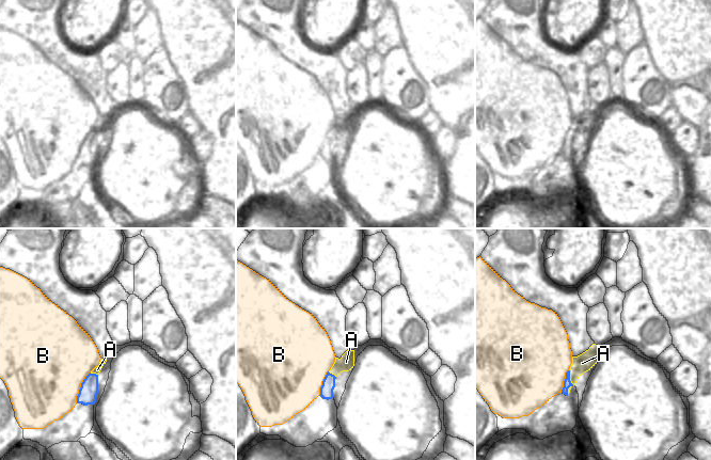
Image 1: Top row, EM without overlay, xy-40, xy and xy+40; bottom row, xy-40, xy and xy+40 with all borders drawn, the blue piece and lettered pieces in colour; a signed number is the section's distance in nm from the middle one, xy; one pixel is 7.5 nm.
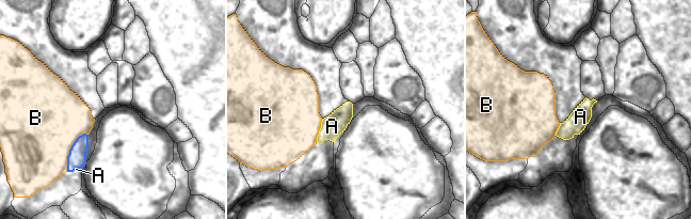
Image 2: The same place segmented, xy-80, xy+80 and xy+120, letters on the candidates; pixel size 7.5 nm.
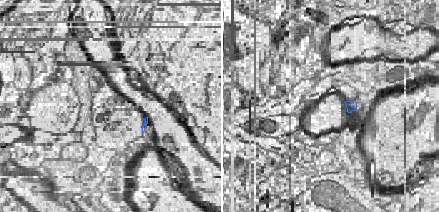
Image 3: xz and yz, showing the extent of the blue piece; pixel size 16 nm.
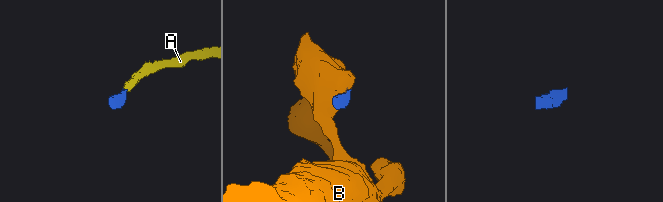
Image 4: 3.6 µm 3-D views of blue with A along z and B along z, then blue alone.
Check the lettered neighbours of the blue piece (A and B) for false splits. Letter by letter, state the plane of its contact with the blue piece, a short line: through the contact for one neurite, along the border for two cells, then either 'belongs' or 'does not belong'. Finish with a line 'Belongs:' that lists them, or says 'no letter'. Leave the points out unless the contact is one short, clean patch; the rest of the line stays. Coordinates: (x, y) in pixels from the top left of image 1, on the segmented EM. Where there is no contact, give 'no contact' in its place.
A: contact in xy+40; line xy+40 (567, 383), (570, 381), (571, 376), (582, 363); belongs
B: contact in xy-40; does not belong
Belongs: A

